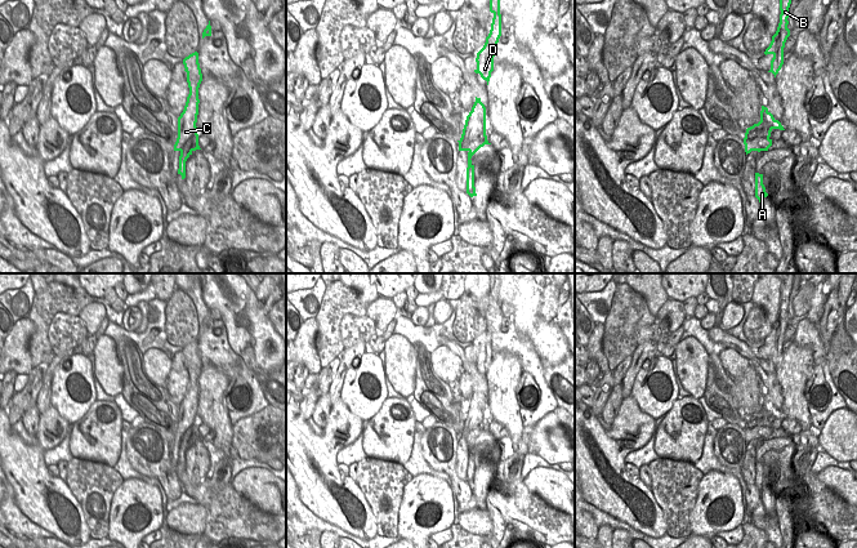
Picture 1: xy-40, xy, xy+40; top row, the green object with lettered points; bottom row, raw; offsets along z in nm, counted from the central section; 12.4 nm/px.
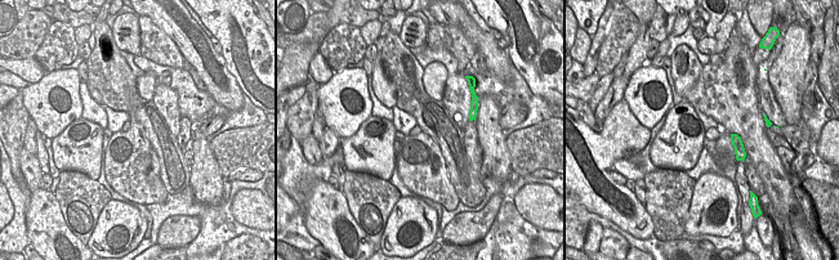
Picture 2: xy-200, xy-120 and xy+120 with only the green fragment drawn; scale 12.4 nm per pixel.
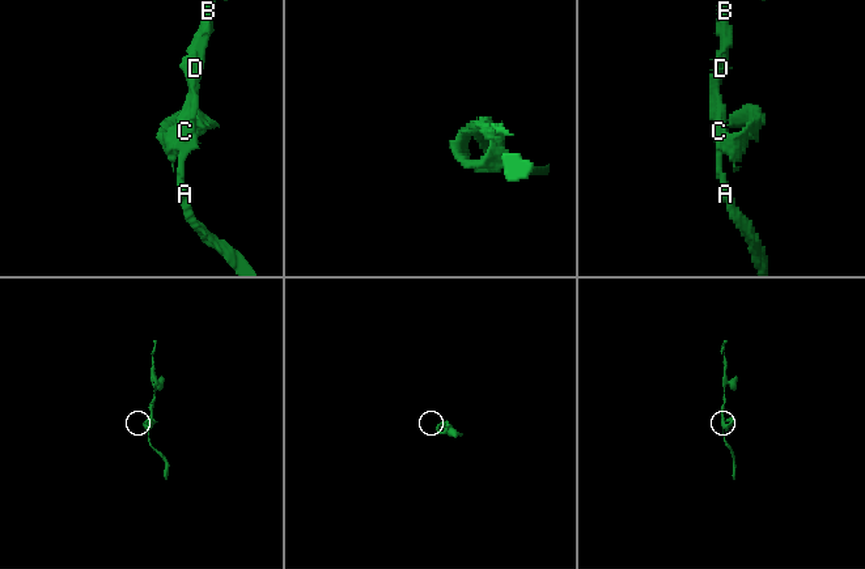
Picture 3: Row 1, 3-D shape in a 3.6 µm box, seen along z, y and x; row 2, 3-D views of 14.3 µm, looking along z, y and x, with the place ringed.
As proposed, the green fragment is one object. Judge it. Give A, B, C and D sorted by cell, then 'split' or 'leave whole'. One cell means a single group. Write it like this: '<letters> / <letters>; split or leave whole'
A / B C D; split

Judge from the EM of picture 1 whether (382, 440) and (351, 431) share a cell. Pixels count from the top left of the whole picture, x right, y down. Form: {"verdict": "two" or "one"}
{"verdict": "two"}

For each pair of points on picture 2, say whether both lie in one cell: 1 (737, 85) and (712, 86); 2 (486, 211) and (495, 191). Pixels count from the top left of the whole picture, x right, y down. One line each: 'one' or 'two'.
1: one
2: one

